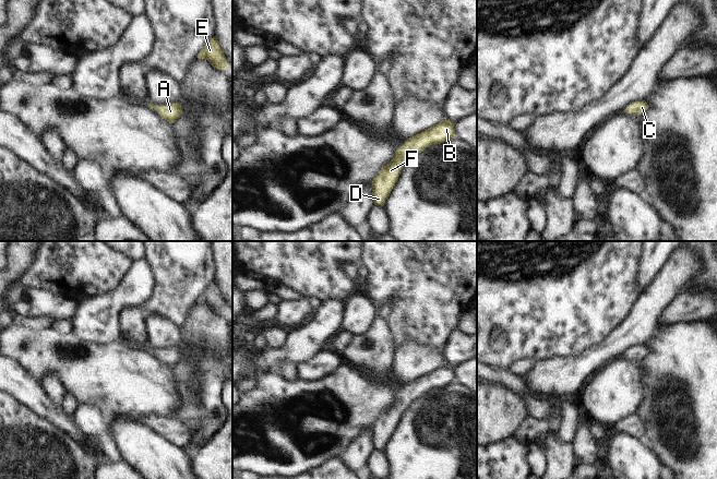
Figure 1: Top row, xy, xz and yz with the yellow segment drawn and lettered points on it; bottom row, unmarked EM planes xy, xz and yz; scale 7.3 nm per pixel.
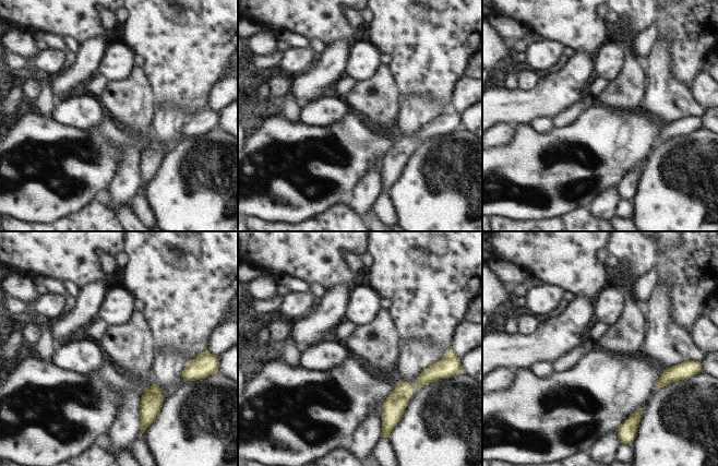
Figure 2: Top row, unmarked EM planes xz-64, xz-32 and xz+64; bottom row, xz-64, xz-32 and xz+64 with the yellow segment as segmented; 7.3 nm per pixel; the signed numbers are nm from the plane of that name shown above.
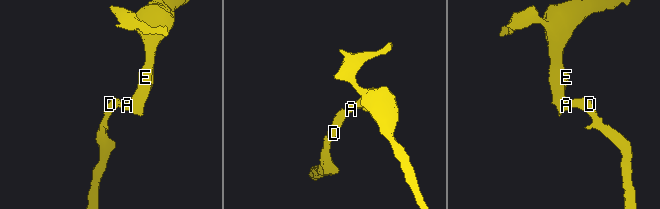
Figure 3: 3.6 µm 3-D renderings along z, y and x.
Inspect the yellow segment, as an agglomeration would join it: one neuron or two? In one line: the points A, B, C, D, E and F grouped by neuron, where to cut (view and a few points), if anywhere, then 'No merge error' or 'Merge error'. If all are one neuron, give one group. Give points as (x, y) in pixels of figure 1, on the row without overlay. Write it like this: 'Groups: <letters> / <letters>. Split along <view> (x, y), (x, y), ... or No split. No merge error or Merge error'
Groups: A B C D E F. No split. No merge error

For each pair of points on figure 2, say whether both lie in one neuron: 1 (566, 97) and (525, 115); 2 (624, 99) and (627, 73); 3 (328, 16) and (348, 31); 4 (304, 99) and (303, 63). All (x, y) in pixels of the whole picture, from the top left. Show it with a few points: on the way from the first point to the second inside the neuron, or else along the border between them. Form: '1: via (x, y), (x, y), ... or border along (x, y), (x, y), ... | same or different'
1: via (557, 97), (550, 97), (535, 105) | same
2: via (624, 93), (627, 87), (627, 80) | same
3: via (333, 21), (344, 31) | same
4: border along (313, 64), (306, 72), (294, 76) | different

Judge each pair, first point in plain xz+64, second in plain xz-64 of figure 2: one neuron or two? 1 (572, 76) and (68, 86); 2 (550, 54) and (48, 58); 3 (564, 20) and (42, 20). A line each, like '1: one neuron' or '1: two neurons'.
1: one neuron
2: one neuron
3: one neuron

